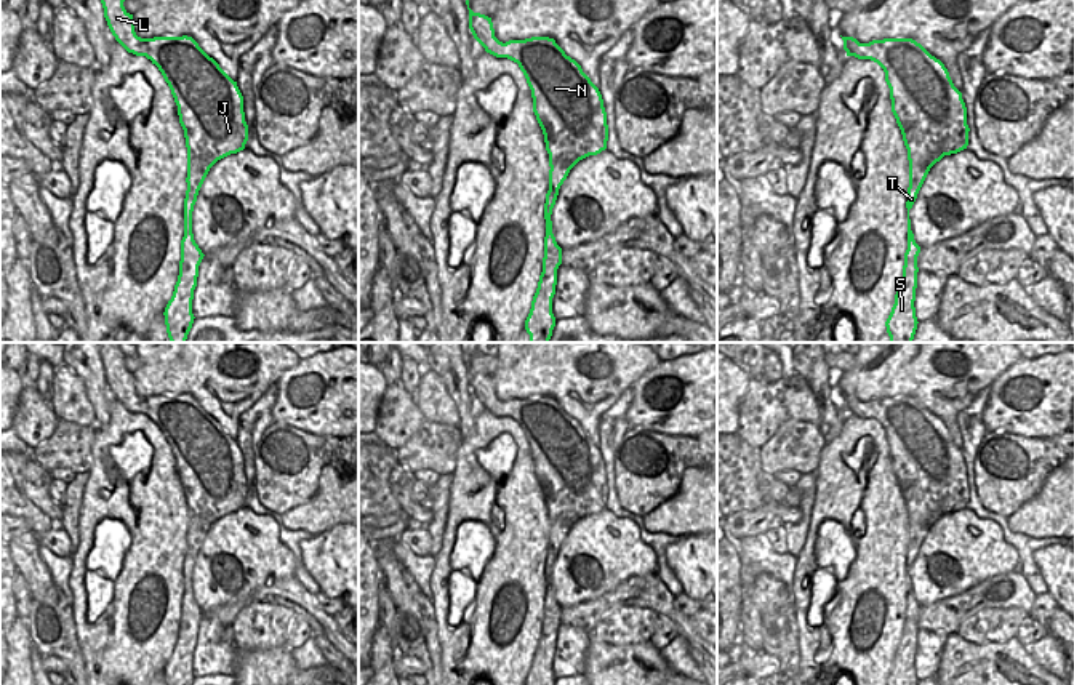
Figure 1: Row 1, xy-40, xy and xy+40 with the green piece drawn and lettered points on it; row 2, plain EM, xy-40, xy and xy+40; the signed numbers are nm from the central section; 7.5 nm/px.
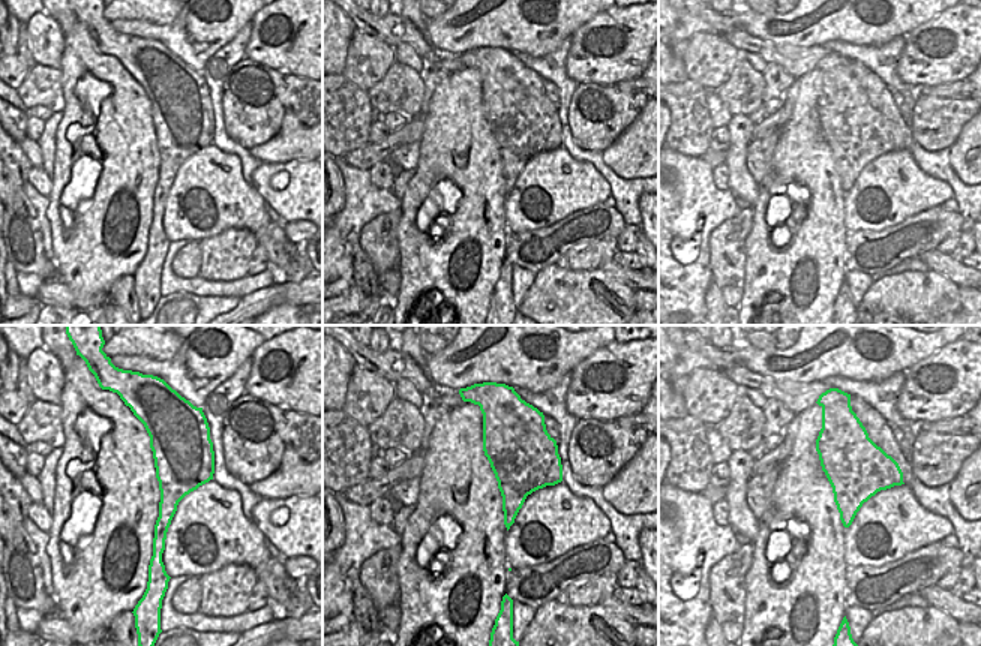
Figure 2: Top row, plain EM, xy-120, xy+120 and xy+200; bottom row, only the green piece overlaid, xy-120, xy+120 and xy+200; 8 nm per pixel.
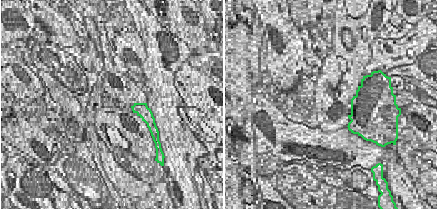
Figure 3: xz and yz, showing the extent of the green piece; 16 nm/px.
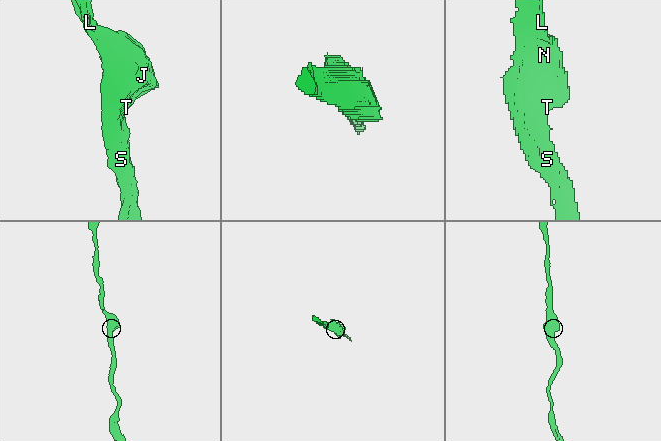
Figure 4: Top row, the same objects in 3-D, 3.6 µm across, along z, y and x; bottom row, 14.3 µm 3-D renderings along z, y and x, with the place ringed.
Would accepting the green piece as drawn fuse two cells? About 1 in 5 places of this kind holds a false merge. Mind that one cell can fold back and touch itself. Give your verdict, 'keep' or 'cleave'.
keep

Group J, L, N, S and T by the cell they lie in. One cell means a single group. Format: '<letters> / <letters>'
J L N S T

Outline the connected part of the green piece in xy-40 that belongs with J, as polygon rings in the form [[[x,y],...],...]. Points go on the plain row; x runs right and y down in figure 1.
[[[98,342],[104,376],[115,399],[136,415],[146,415],[162,431],[178,464],[187,506],[187,549],[179,634],[165,666],[166,685],[192,685],[192,658],[203,611],[194,599],[192,570],[210,527],[245,507],[248,483],[243,455],[219,423],[187,394],[141,397],[125,365],[118,342]]]

